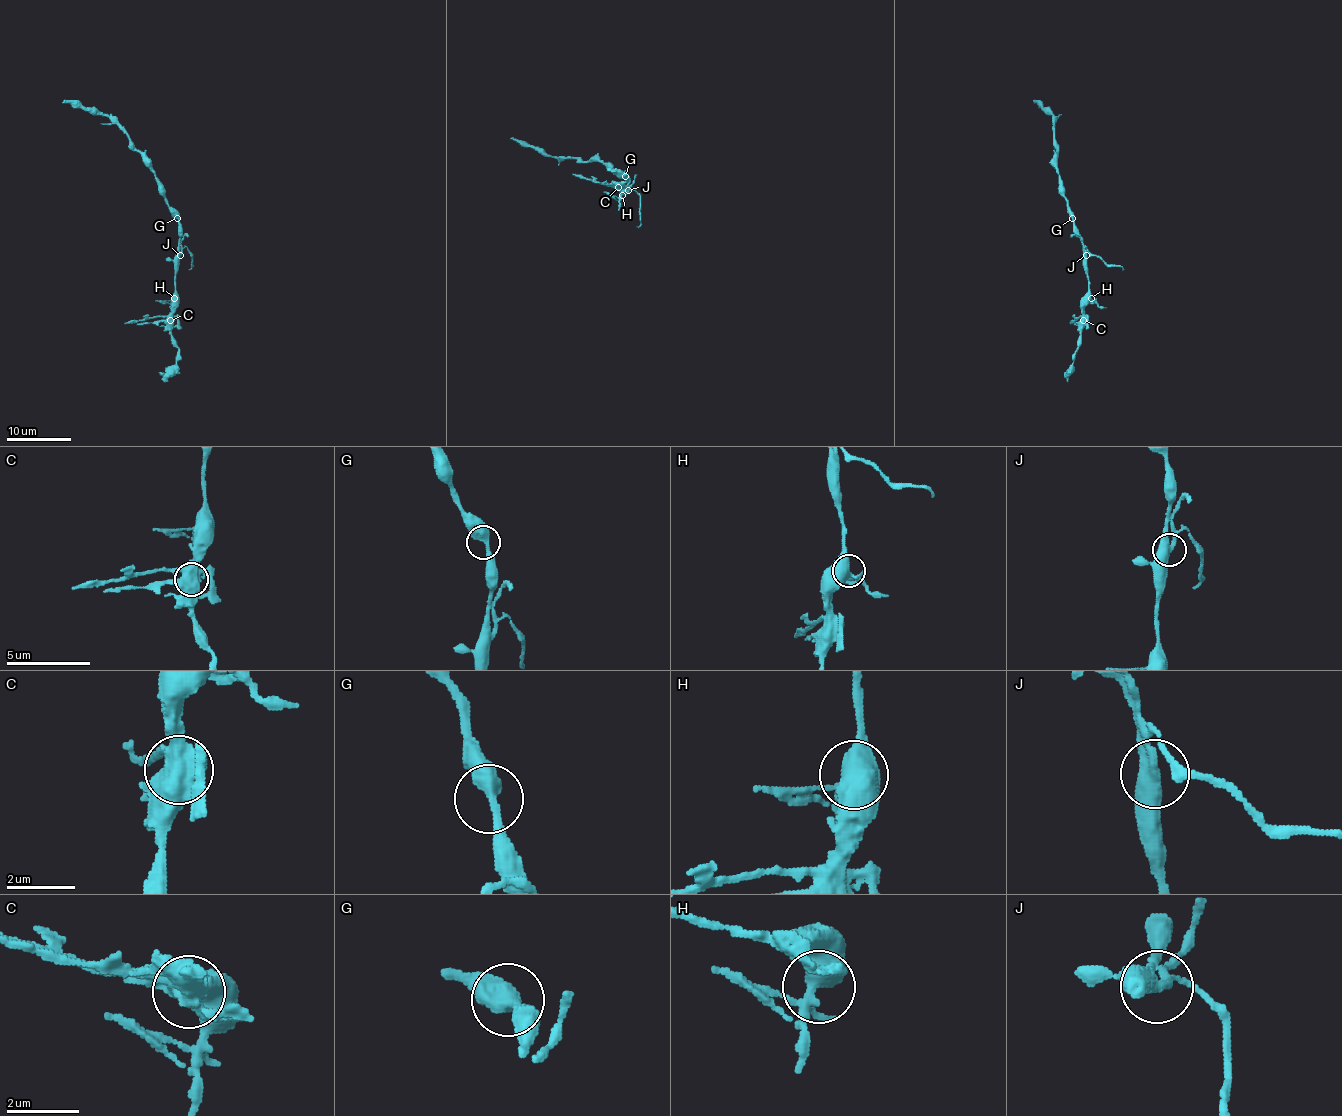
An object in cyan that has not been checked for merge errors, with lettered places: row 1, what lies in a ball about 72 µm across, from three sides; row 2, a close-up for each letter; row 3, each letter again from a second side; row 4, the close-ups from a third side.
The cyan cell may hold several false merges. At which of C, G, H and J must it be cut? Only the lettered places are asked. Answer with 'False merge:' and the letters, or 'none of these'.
False merge: C, J

